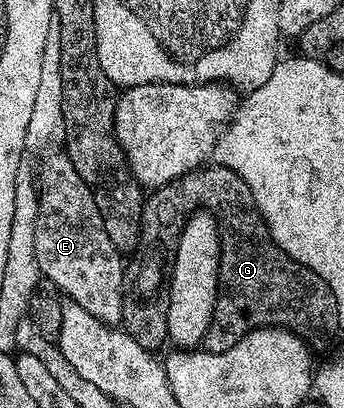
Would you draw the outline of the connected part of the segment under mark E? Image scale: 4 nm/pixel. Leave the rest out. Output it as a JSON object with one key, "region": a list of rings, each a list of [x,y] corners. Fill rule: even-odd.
{"region":[[[65,152],[50,154],[36,174],[38,219],[36,220],[36,260],[41,277],[56,284],[69,301],[107,324],[122,320],[122,260],[113,246],[96,210],[88,185],[80,178]]]}

